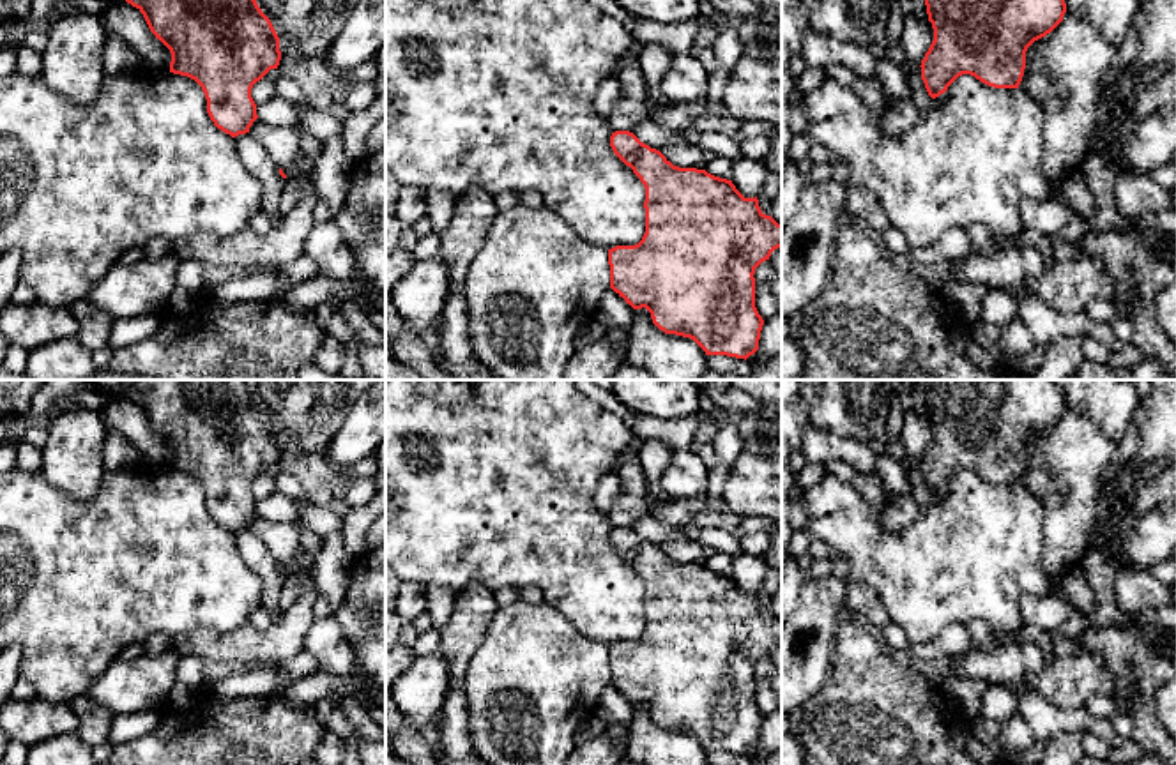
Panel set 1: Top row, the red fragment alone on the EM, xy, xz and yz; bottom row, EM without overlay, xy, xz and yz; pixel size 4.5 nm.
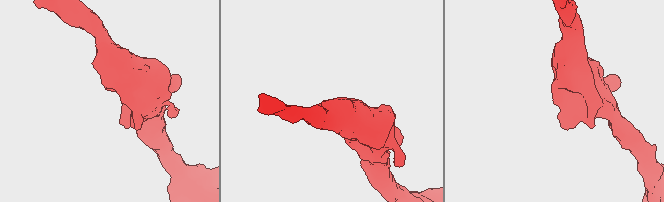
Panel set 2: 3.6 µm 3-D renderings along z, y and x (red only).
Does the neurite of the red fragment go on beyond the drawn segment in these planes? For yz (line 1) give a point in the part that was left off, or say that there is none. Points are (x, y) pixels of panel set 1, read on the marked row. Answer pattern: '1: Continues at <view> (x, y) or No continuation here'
1: No continuation here

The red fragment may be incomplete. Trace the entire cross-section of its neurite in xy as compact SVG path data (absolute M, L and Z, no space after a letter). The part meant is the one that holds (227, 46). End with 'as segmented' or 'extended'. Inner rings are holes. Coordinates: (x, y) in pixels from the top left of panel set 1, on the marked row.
M126 0L136 7L150 32L172 53L170 72L195 80L207 99L207 113L214 125L232 138L249 133L258 118L251 88L281 60L279 37L271 19L262 12L256 0Z; as segmented

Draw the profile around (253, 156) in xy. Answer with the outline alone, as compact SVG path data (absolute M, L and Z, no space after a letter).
M249 133L239 134L233 140L242 164L262 184L262 210L271 216L274 228L283 219L279 198L288 180L279 175L279 166Z

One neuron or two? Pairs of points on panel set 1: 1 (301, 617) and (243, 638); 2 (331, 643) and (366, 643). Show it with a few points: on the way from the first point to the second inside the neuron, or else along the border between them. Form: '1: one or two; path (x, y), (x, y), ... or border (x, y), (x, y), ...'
1: one; path (287, 631), (280, 638), (257, 638)
2: two; border (333, 617), (359, 663)

